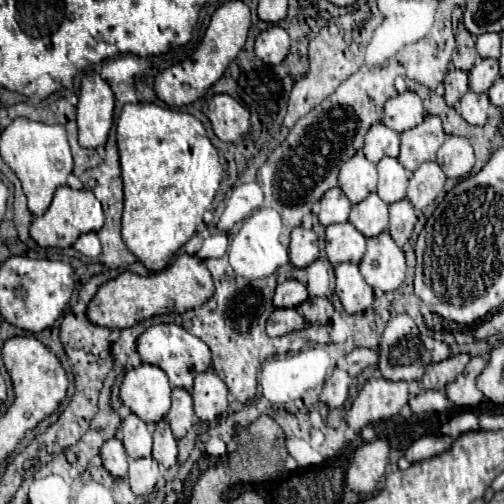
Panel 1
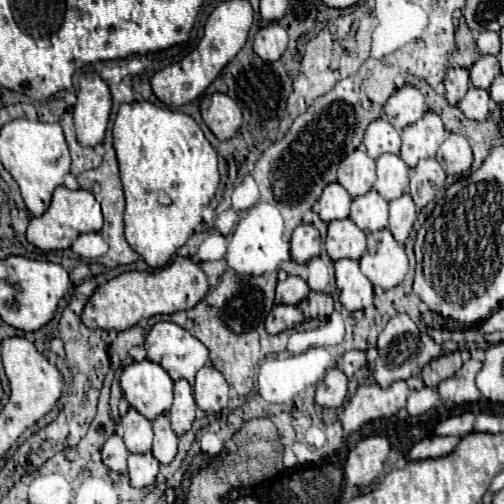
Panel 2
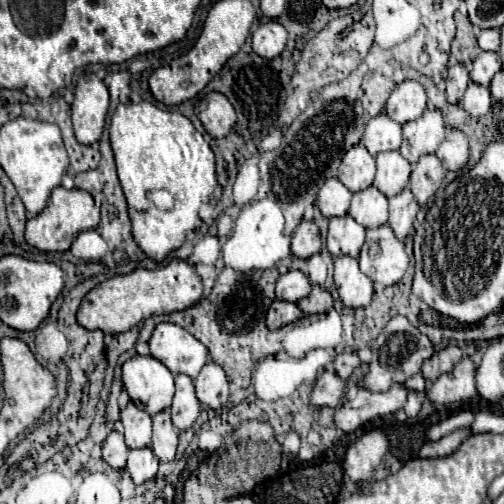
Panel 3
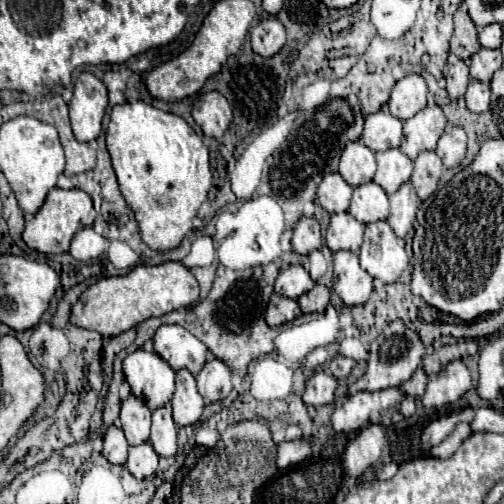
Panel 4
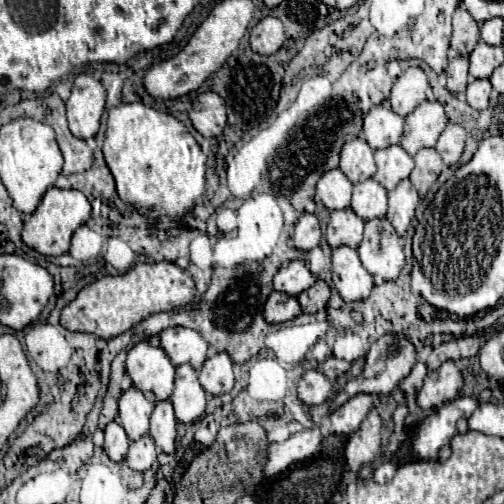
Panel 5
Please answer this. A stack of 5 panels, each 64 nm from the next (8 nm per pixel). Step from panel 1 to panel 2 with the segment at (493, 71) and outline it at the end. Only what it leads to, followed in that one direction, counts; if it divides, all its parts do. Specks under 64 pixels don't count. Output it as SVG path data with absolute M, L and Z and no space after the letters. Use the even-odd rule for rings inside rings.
M480 56L476 64L470 68L470 80L476 88L488 90L492 80L500 74L500 62L496 56Z

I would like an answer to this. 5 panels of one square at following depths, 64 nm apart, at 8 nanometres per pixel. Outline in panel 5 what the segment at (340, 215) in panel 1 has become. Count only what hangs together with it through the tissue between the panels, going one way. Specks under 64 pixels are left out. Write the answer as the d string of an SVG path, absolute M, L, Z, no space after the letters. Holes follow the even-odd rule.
M340 168L324 172L324 176L316 184L316 198L328 210L340 210L350 206L352 196L352 182L340 172Z

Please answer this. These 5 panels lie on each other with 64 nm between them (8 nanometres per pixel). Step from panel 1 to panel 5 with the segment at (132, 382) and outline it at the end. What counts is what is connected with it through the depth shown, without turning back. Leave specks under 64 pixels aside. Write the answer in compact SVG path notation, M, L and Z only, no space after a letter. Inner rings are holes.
M142 340L128 350L126 372L138 390L152 402L166 400L174 388L174 364L168 354L150 340Z

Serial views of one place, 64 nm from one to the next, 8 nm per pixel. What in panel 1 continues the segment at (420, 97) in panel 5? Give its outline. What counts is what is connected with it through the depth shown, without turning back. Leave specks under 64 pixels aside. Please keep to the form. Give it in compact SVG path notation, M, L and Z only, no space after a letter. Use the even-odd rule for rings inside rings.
M406 90L406 92L390 98L384 104L382 122L396 132L404 132L404 130L418 126L424 120L424 116L426 116L426 110L424 110L420 96L412 90Z

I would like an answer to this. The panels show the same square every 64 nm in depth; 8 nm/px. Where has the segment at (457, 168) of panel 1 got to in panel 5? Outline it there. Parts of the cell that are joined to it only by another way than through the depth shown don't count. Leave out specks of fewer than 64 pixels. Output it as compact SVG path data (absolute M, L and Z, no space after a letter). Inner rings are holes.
M448 122L448 126L444 128L444 132L438 138L436 150L440 152L442 160L452 166L460 160L462 150L464 150L464 142L466 142L466 130L460 124Z

